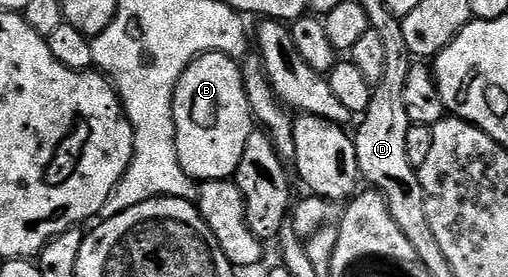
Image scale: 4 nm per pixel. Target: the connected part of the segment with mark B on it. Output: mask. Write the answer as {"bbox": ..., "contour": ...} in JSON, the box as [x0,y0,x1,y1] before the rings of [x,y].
{"bbox":[171,54,253,182],"contour":[[[200,54],[185,68],[185,72],[175,83],[175,99],[171,109],[175,117],[175,139],[177,140],[177,160],[190,178],[199,182],[230,179],[241,155],[245,152],[245,140],[249,140],[253,129],[253,119],[249,100],[245,96],[243,71],[240,63],[227,54]]]}

